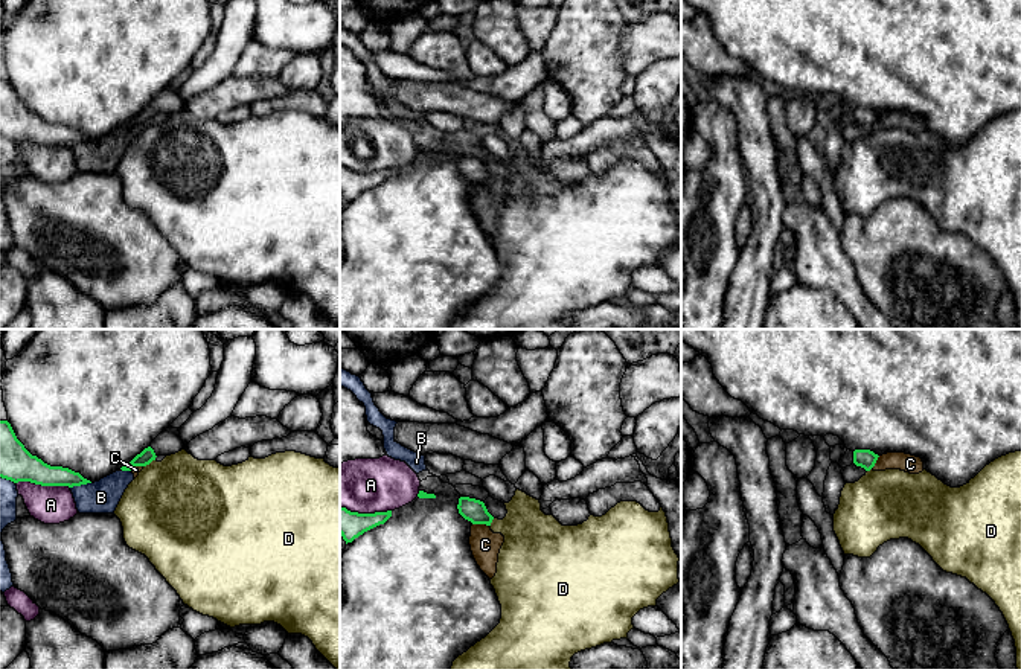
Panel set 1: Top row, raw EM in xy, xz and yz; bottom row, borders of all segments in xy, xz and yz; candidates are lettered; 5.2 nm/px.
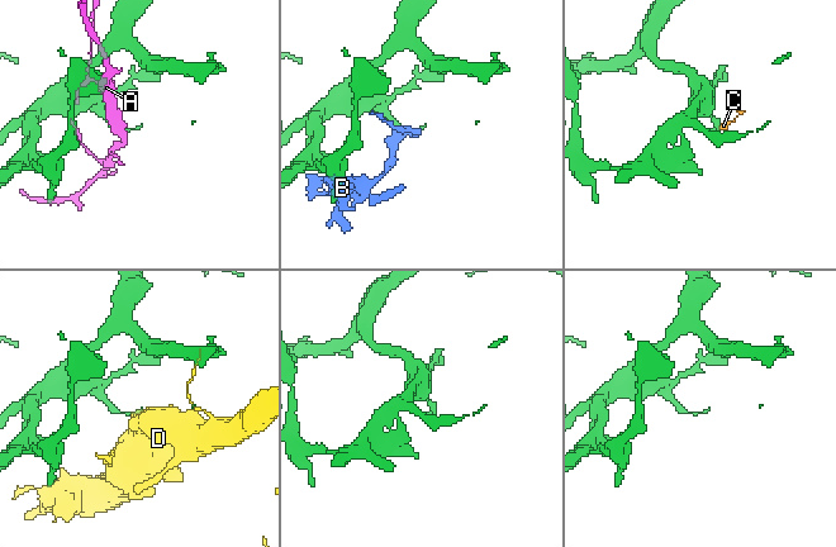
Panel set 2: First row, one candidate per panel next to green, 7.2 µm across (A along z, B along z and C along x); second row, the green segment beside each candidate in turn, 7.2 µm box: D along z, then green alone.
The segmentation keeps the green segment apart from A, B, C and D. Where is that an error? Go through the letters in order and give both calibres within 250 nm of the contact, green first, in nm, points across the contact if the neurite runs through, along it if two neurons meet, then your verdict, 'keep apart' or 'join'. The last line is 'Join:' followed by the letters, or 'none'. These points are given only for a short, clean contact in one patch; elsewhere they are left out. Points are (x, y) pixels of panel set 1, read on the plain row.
A: 180 nm thick on the green side, 200 nm on the other; keep apart
B: 130 nm thick on the green side, 180 nm on the other; keep apart
C: 120 nm thick on the green side, 160 nm on the other; border along xz (473, 182), (485, 182), (488, 185); keep apart
D: 80 nm thick on the green side, 480 nm on the other; keep apart
Join: none

